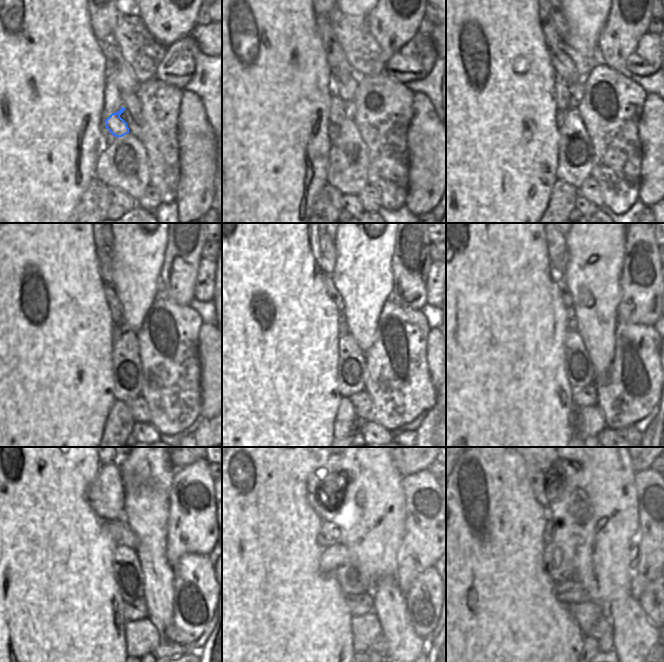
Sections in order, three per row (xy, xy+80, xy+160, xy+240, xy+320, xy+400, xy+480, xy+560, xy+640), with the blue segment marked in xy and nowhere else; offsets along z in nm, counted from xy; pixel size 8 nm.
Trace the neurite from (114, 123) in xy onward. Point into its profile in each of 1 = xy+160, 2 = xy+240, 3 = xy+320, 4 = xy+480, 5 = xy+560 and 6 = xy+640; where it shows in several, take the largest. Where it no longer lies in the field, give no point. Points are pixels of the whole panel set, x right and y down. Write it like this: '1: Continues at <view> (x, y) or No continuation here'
1: Continues at xy+160 (563, 99)
2: Continues at xy+240 (113, 301)
3: Continues at xy+320 (332, 291)
4: Continues at xy+480 (105, 494)
5: Continues at xy+560 (325, 480)
6: Continues at xy+640 (541, 467)

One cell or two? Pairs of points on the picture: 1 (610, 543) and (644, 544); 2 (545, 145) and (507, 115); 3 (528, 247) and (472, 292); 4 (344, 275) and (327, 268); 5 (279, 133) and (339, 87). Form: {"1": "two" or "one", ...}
{"1": "two", "2": "one", "3": "one", "4": "two", "5": "two"}

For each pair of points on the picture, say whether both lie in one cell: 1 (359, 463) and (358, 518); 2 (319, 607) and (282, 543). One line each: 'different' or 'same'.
1: same
2: same

